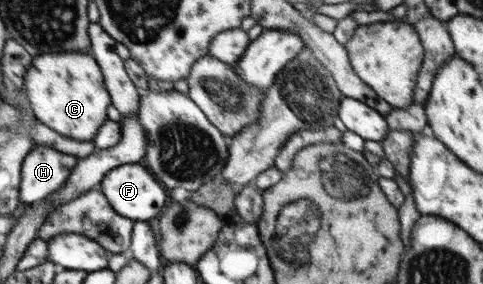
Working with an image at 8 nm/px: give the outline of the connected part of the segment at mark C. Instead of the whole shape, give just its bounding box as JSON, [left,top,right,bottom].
[24,52,112,141]

